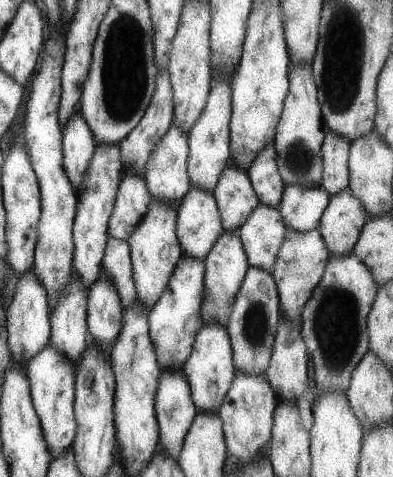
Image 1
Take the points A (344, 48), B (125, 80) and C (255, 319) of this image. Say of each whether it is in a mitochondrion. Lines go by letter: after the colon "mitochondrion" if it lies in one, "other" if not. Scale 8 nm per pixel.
A: mitochondrion
B: mitochondrion
C: mitochondrion

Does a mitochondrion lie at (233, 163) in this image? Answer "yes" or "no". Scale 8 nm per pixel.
no

